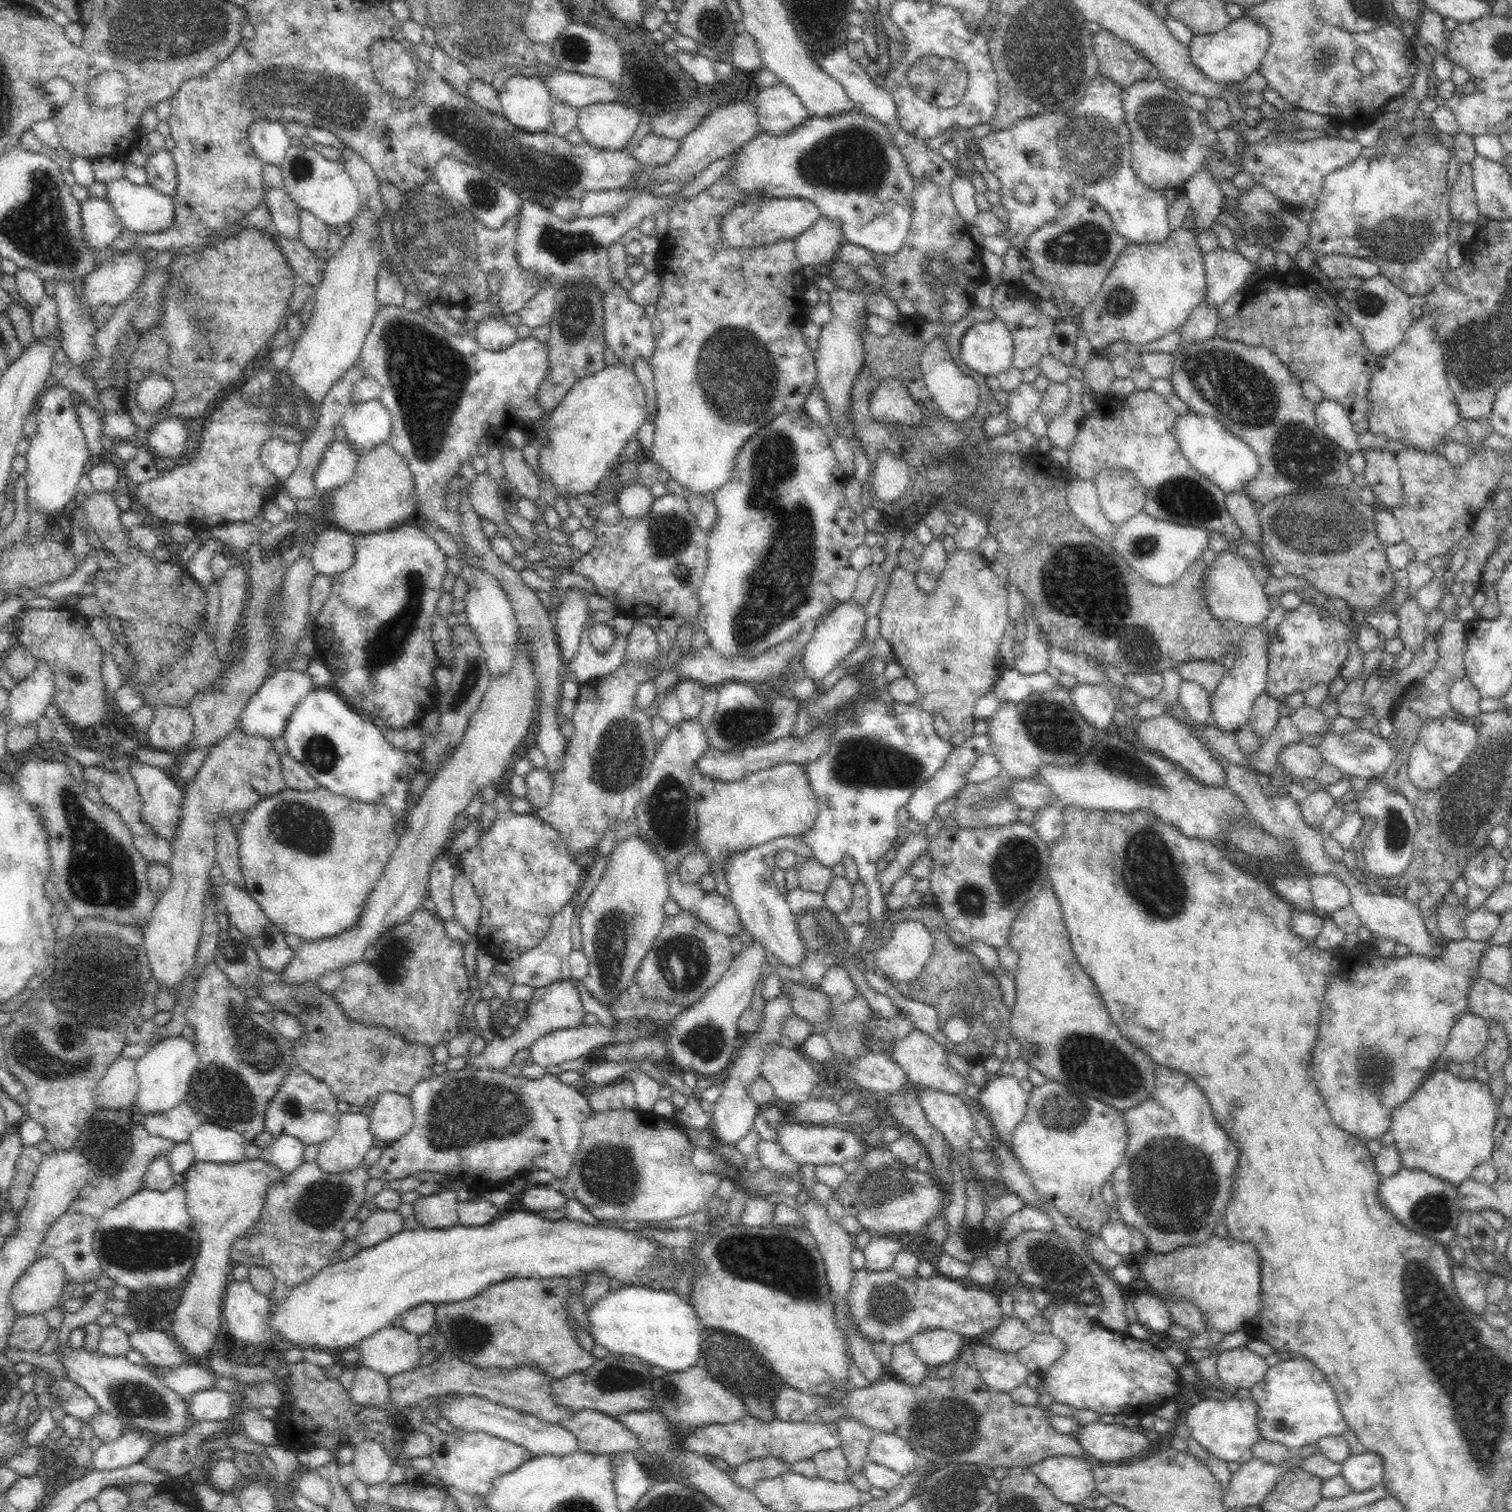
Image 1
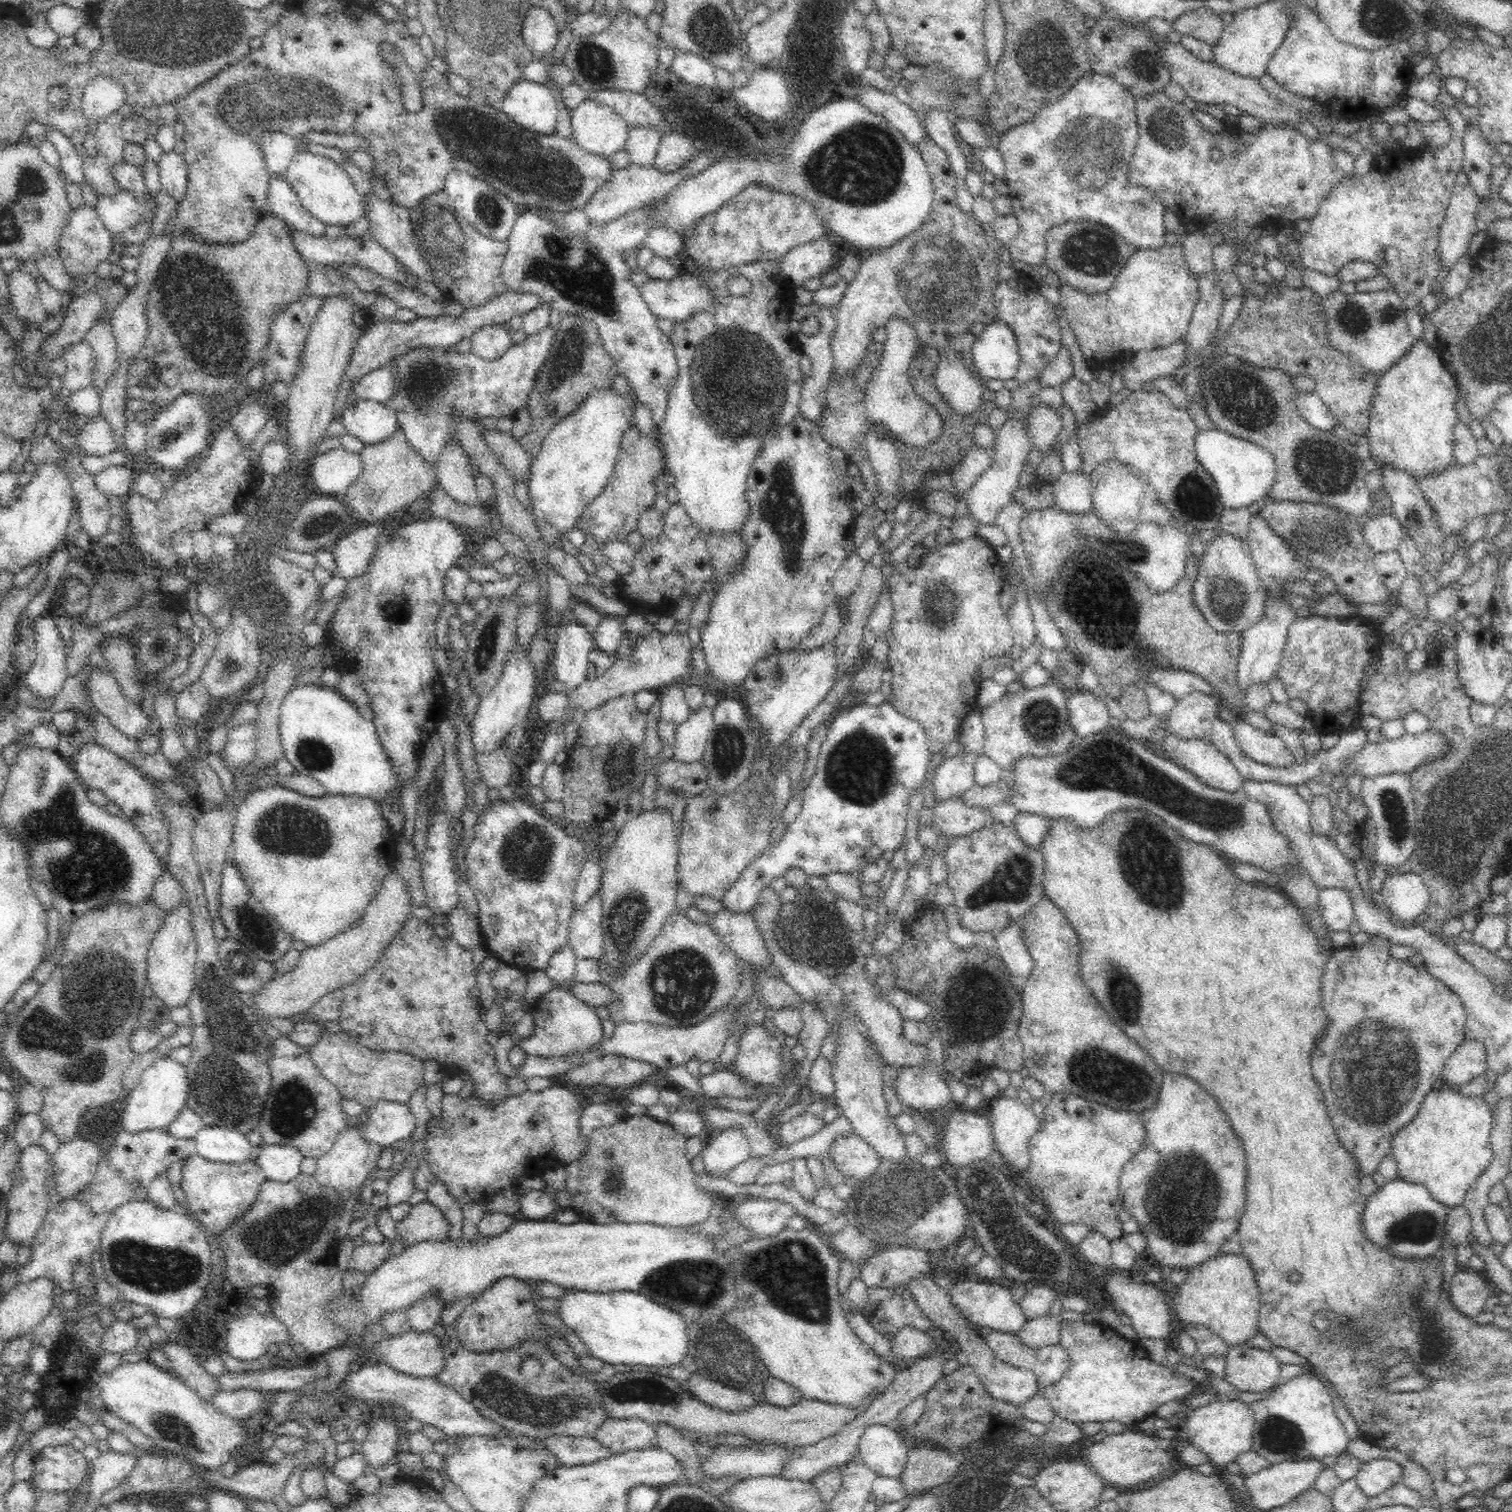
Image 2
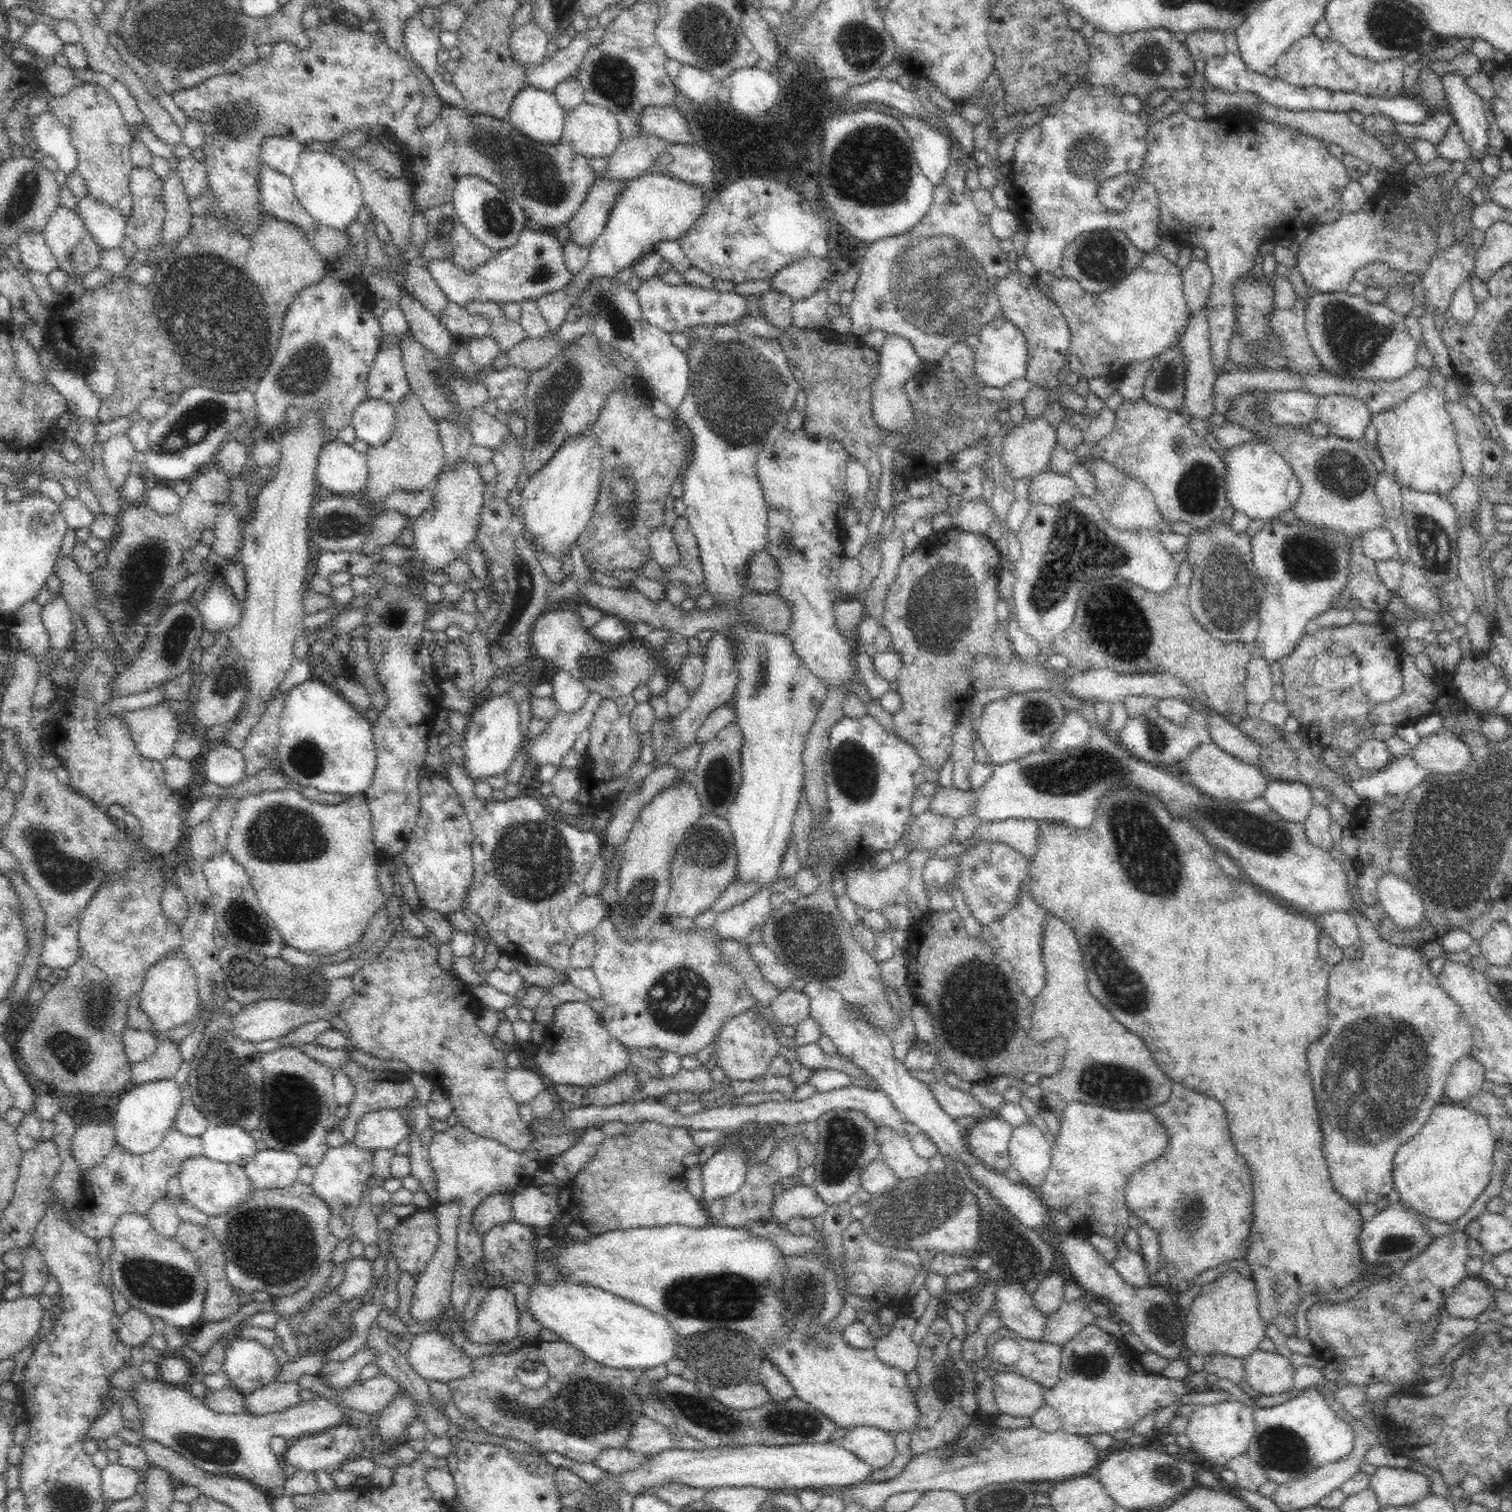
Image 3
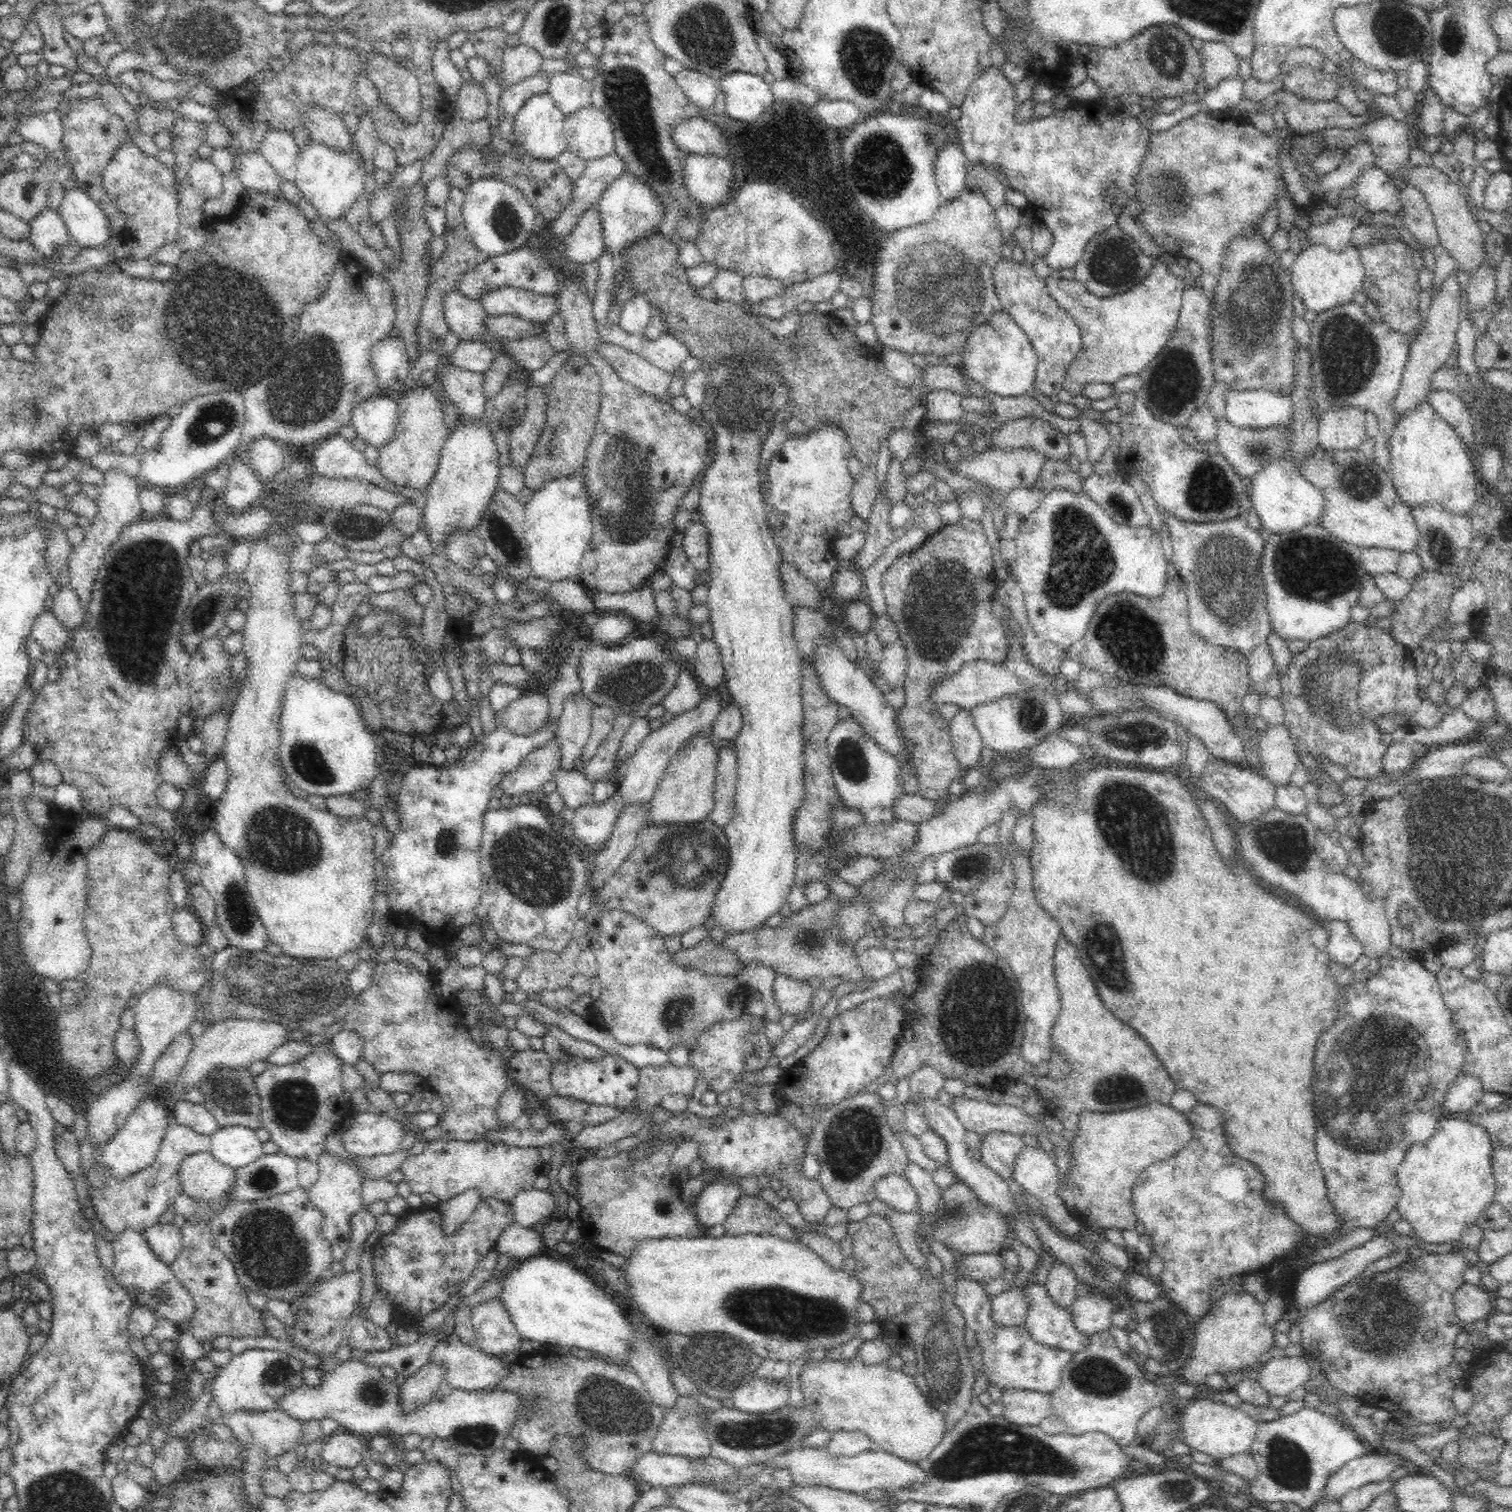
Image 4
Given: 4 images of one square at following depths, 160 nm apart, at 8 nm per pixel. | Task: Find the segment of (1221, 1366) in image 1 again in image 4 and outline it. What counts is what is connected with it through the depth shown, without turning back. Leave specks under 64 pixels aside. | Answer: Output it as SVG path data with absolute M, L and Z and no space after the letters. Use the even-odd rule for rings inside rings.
M1304 1356L1271 1358L1259 1374L1259 1383L1270 1396L1288 1396L1312 1376Z

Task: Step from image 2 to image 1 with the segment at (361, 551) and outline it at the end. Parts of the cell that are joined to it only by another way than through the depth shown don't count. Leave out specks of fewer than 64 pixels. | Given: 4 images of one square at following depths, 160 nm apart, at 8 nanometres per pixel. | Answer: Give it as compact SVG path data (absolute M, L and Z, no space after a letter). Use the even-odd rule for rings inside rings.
M332 527L323 530L313 544L311 564L318 574L333 578L356 562L355 534Z

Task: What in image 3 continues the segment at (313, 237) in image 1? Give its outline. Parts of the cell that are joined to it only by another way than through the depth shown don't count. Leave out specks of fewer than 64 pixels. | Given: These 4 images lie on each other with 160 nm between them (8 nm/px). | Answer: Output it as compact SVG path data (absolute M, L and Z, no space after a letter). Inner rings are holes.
M262 160L258 166L256 183L264 216L286 220L311 236L315 230L315 221L305 212L304 207L298 204L291 178L275 171Z

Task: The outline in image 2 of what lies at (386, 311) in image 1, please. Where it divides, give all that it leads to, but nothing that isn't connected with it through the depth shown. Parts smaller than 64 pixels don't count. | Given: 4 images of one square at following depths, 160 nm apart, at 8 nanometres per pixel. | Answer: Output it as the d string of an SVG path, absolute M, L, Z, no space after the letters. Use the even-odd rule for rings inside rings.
M550 326L537 332L535 335L527 337L519 345L511 347L496 360L481 360L472 353L452 353L449 347L445 349L414 349L406 356L398 360L390 360L388 367L394 367L396 394L387 402L390 408L393 408L397 414L398 427L406 435L408 442L428 461L436 464L440 450L444 442L455 436L454 417L450 415L450 410L455 410L461 416L467 416L476 421L476 418L493 416L502 418L502 416L513 417L517 410L526 406L536 375L540 368L547 362L549 352L551 351L556 327Z

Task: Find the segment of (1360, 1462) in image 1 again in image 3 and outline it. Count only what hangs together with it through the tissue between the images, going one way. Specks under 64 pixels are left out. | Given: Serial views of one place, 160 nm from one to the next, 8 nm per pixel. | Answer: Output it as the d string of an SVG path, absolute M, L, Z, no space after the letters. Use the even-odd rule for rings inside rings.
M1378 1467L1371 1476L1370 1488L1376 1493L1381 1508L1412 1507L1432 1495L1431 1480L1425 1475L1408 1469Z

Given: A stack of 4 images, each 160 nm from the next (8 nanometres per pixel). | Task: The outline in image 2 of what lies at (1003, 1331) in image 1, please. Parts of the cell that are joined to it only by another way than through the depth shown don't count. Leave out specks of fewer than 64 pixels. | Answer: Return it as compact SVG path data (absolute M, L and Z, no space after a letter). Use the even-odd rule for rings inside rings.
M1047 1314L1042 1318L1029 1320L1024 1328L1024 1332L1018 1334L1020 1339L1026 1346L1048 1346L1055 1345L1060 1340L1062 1326L1068 1321L1058 1314Z

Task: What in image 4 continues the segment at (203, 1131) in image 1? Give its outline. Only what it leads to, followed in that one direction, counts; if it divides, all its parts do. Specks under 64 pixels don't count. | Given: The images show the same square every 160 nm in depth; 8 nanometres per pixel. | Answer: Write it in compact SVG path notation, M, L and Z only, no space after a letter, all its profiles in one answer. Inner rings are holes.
M229 1125L211 1136L210 1151L216 1160L239 1169L263 1155L262 1142L250 1128Z

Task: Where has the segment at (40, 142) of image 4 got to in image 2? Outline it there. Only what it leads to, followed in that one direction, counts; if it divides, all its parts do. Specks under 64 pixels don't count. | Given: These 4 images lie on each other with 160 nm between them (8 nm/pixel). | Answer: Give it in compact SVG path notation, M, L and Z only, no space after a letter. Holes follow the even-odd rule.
M45 126L44 140L48 141L56 152L58 158L60 158L59 168L63 177L76 184L84 181L84 168L78 149L72 140L65 136L64 133L60 132L59 129Z

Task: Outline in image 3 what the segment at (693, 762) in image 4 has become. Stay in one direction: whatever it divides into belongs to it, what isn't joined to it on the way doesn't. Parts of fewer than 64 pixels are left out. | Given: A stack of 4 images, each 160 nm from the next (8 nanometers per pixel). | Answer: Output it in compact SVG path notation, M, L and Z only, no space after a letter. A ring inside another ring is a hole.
M678 770L678 773L678 780L660 790L641 810L639 819L619 850L624 852L617 882L619 899L615 905L609 905L609 914L619 935L628 942L642 938L654 923L662 922L670 890L670 860L682 842L684 832L700 822L704 815L703 804L693 780L694 770Z

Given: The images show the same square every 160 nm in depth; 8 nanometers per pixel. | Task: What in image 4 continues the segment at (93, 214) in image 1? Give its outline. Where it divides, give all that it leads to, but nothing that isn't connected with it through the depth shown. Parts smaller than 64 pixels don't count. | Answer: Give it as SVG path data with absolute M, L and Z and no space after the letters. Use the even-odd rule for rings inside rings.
M43 209L29 224L29 238L26 240L36 253L50 257L64 248L71 237L56 209Z

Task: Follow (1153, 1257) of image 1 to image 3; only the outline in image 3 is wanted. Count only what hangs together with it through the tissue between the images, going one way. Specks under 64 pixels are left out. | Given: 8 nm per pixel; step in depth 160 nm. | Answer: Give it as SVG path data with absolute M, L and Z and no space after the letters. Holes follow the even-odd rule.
M1230 1270L1223 1277L1204 1285L1202 1293L1191 1302L1184 1316L1186 1327L1183 1344L1189 1354L1197 1357L1206 1358L1220 1355L1244 1360L1254 1351L1260 1349L1260 1342L1264 1342L1267 1338L1267 1324L1262 1321L1262 1314L1259 1313L1255 1281L1245 1278L1234 1270Z

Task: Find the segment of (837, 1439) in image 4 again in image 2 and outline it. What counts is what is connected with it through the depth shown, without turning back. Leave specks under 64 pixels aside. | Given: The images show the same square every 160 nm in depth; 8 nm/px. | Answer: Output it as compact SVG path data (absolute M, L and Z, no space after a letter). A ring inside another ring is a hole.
M874 1425L863 1432L857 1454L876 1476L898 1479L906 1462L907 1448L891 1426Z

